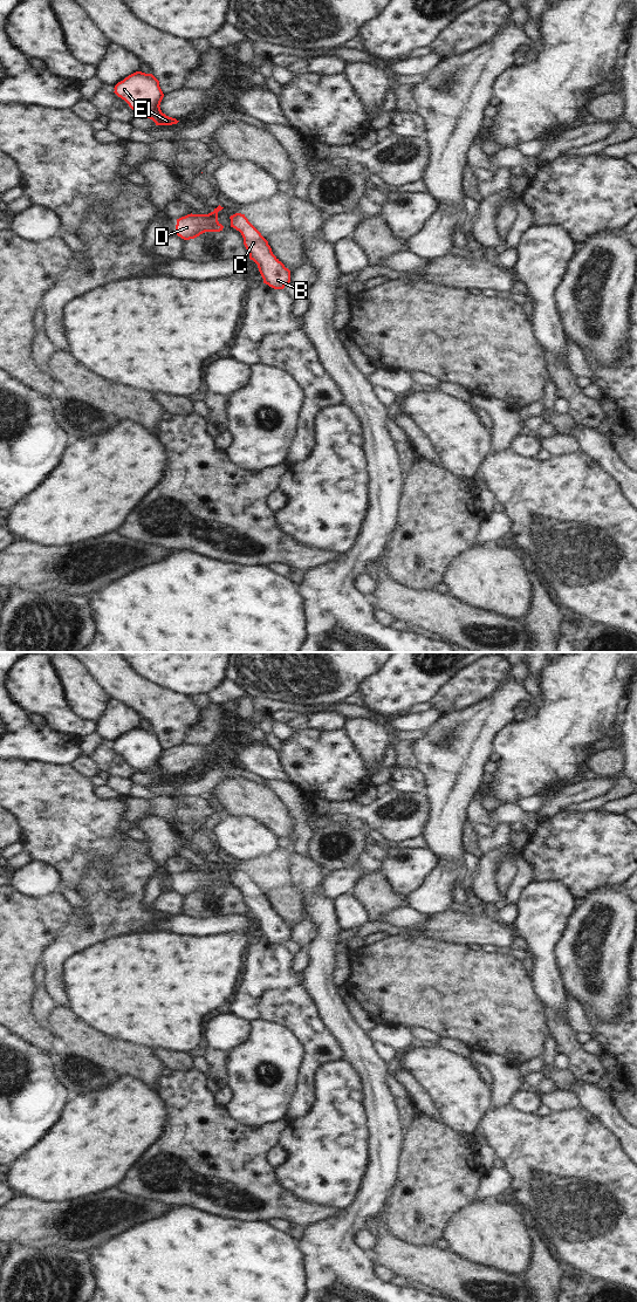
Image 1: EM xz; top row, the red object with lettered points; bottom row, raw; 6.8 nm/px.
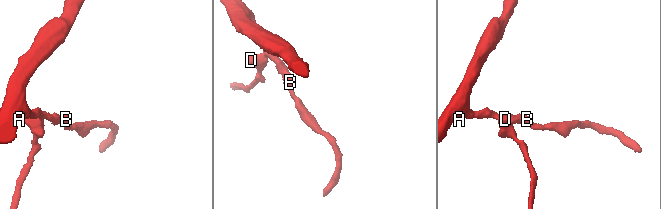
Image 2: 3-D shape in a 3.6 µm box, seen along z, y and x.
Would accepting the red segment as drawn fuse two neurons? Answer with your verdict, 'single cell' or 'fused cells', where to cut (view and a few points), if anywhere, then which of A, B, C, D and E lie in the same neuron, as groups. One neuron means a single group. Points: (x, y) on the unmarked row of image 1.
fused cells; cut in xz along (214, 865), (217, 869); A B C E / D

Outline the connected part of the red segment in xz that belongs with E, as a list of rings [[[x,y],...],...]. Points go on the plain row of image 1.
[[[136,727],[115,741],[115,749],[143,774],[152,775],[156,781],[172,781],[179,776],[160,766],[164,749],[159,736],[152,729]]]

